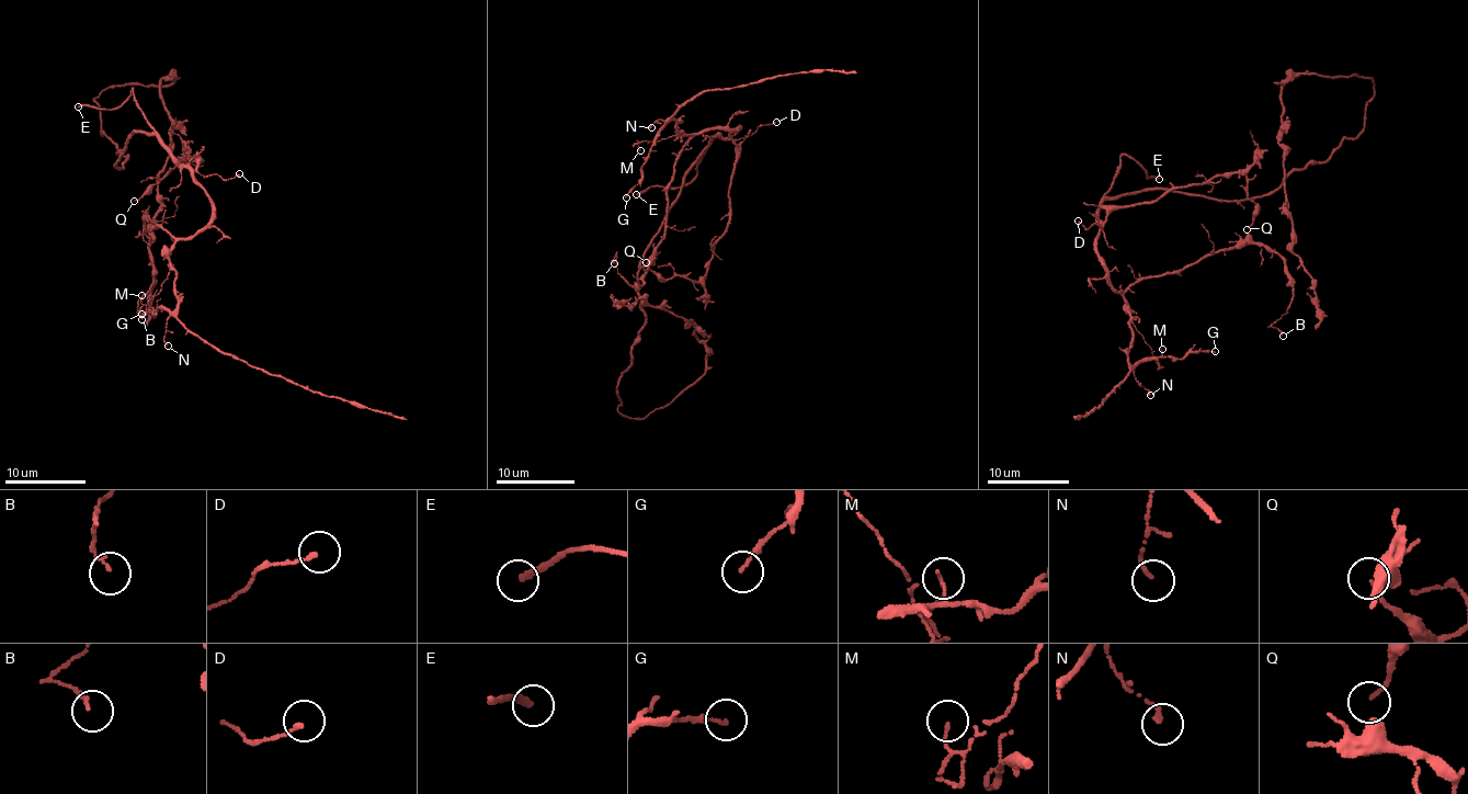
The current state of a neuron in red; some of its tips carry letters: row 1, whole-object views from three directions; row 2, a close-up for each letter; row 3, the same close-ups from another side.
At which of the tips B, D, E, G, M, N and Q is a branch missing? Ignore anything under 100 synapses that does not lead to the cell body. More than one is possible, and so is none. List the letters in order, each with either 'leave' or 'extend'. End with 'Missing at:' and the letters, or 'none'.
B: leave
D: leave
E: extend
G: leave
M: leave
N: leave
Q: leave
Missing at: E

